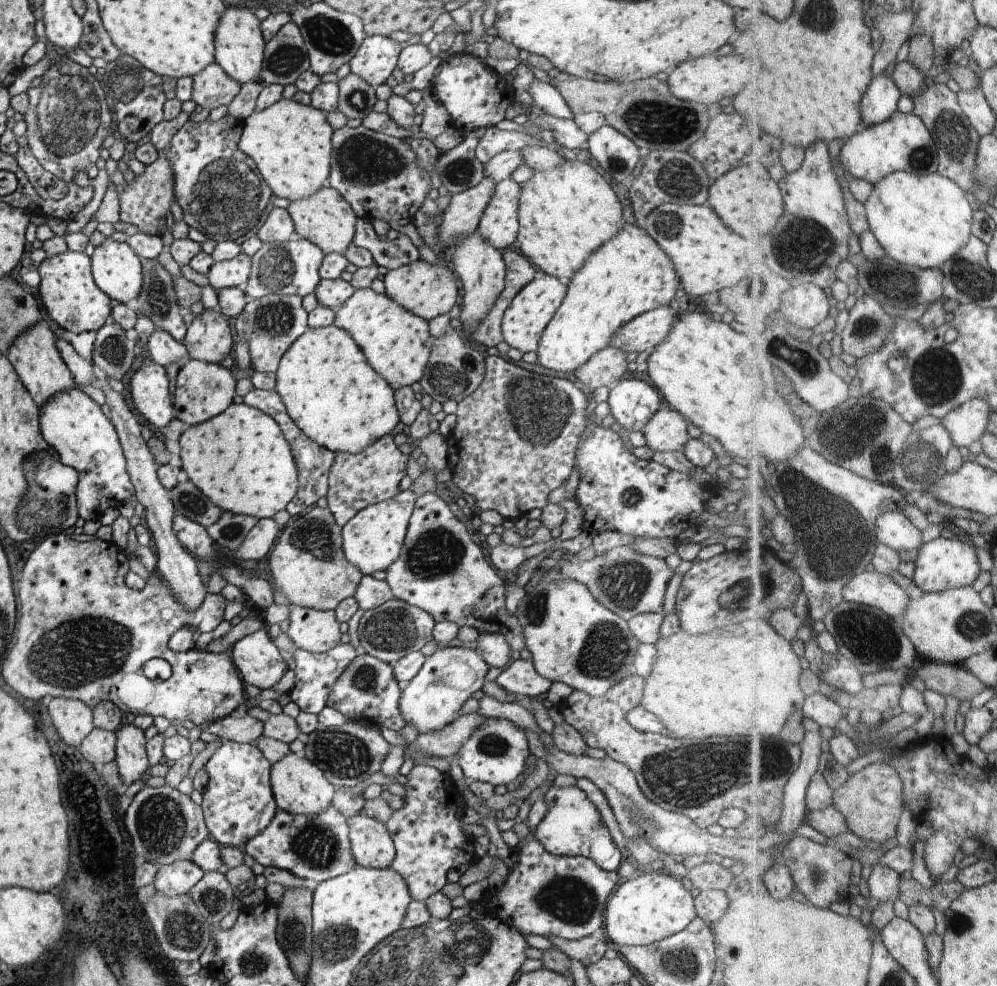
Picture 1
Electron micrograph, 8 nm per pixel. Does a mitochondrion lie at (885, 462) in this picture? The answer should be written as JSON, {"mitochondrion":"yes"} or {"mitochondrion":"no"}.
{"mitochondrion":"yes"}

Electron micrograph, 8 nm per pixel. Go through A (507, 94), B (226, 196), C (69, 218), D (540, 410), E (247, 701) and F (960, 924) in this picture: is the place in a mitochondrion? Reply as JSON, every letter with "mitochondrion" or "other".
{"A":"other","B":"mitochondrion","C":"other","D":"mitochondrion","E":"other","F":"mitochondrion"}

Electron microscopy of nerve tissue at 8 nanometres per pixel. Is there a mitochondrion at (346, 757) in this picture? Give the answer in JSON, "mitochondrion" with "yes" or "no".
{"mitochondrion":"yes"}

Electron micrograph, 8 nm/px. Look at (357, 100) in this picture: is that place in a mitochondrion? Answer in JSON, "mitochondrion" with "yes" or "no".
{"mitochondrion":"yes"}

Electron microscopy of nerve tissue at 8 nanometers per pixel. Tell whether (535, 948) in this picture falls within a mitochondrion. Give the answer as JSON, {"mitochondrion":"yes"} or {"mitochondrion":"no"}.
{"mitochondrion":"no"}

